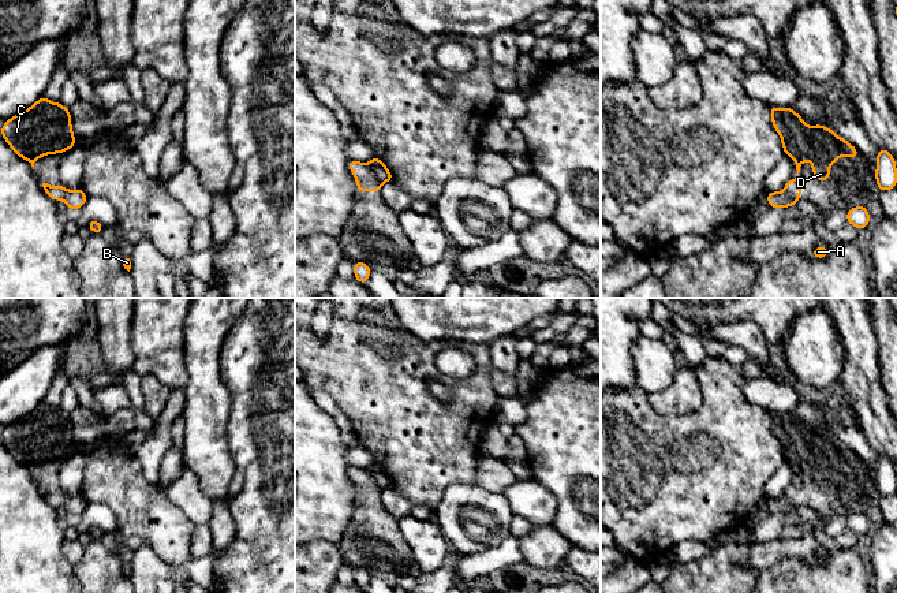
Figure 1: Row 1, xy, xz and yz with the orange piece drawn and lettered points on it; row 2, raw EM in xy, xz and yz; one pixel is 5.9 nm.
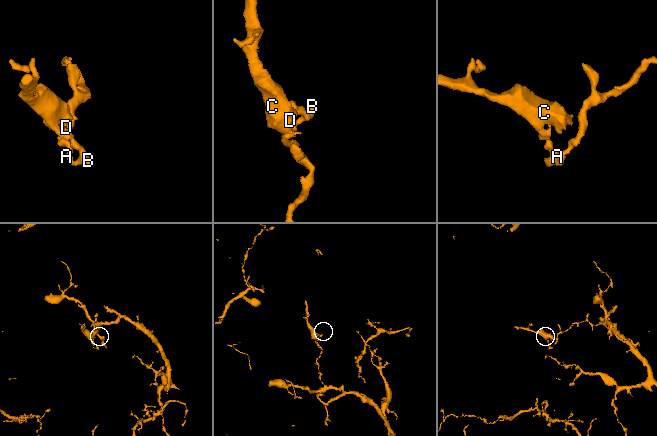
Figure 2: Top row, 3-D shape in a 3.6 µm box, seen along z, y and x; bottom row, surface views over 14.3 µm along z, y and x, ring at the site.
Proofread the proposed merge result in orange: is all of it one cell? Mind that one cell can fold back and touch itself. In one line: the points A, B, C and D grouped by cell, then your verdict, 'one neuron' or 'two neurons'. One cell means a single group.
A B / C D | two neurons

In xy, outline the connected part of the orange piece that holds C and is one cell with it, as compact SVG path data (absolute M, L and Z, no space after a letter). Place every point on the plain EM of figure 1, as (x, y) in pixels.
M44 402L34 411L10 424L1 433L10 454L34 475L34 469L75 452L70 415Z

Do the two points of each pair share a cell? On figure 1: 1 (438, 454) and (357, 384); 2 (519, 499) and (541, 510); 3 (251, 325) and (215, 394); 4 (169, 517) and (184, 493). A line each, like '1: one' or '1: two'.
1: one
2: one
3: two
4: two

